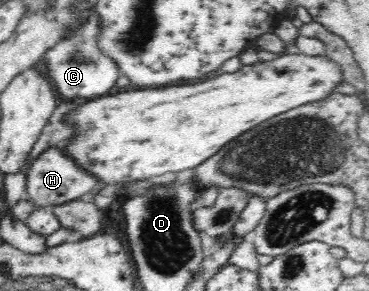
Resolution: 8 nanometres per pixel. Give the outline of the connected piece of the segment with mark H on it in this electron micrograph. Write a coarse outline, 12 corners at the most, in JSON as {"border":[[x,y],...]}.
{"border":[[42,151],[25,178],[40,208],[80,200],[100,183],[65,153]]}

